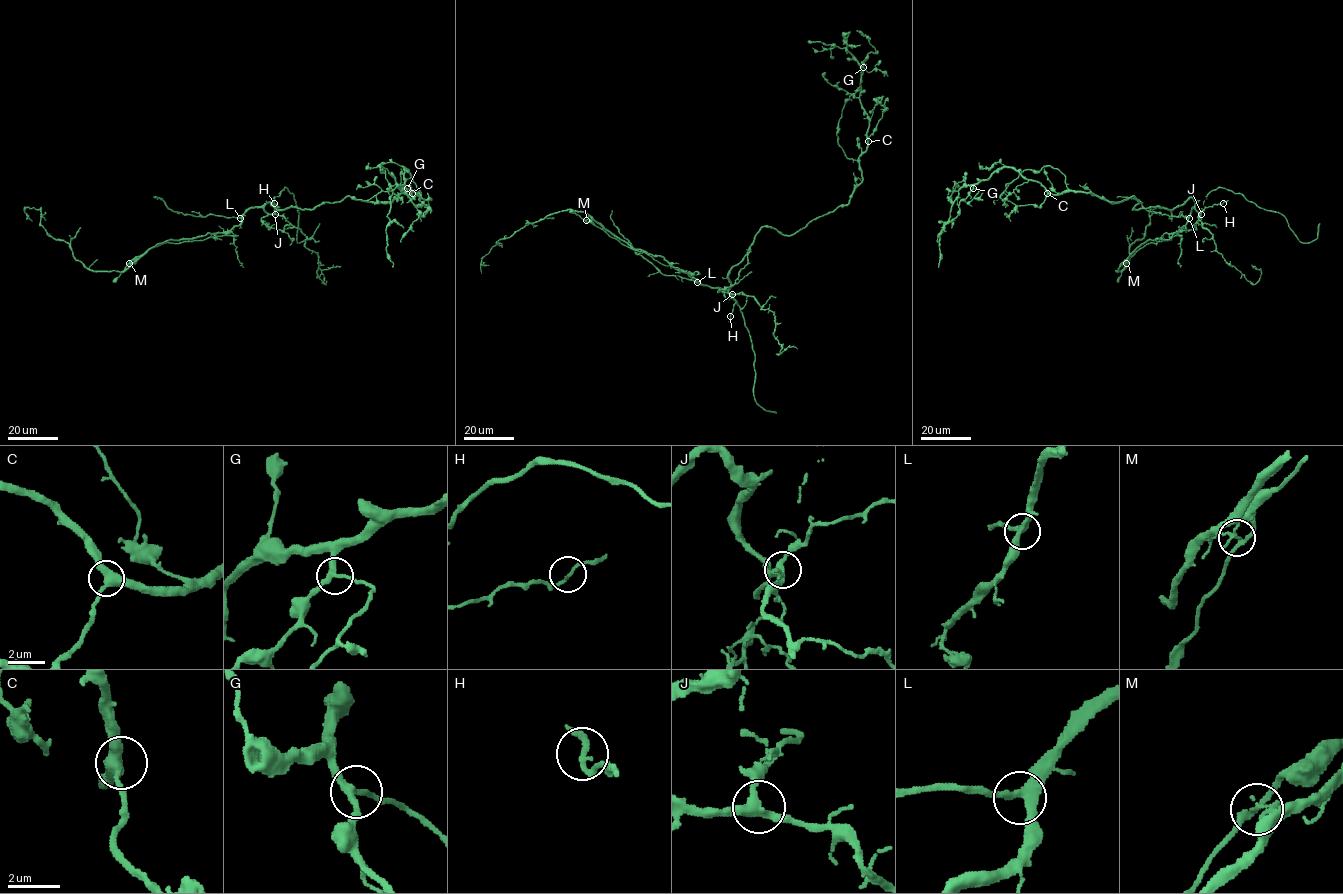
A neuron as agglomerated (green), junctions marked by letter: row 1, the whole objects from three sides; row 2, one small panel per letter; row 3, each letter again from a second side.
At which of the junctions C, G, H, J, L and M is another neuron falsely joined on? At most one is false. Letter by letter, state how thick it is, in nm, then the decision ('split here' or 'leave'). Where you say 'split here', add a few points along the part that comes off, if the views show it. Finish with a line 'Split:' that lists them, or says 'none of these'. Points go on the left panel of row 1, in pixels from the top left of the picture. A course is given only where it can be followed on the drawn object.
C: calibre 400 nm; leave
G: calibre 260 nm; leave
H: calibre 180 nm; leave
J: calibre 340 nm; leave
L: calibre 320 nm; leave
M: calibre 140 nm; split here; course (129, 262), (166, 242), (238, 235)
Split: M

